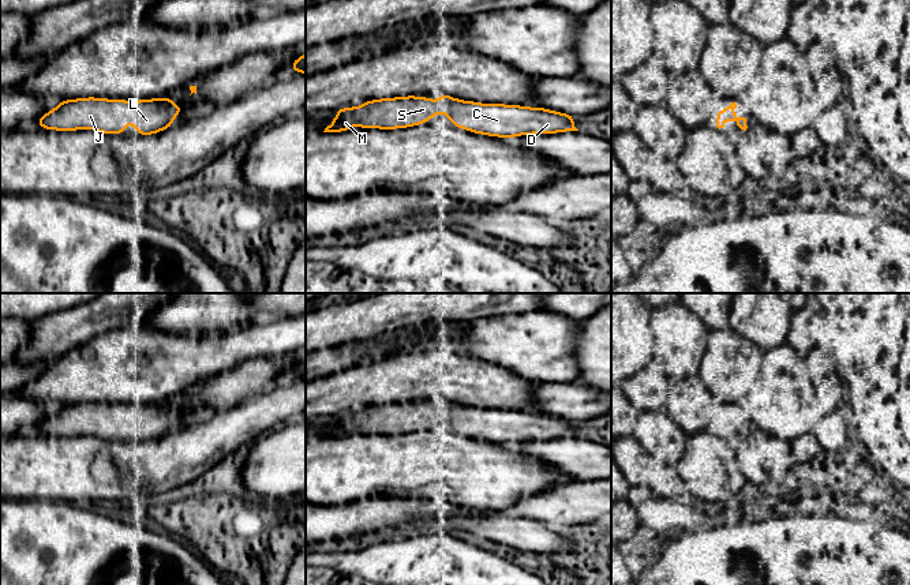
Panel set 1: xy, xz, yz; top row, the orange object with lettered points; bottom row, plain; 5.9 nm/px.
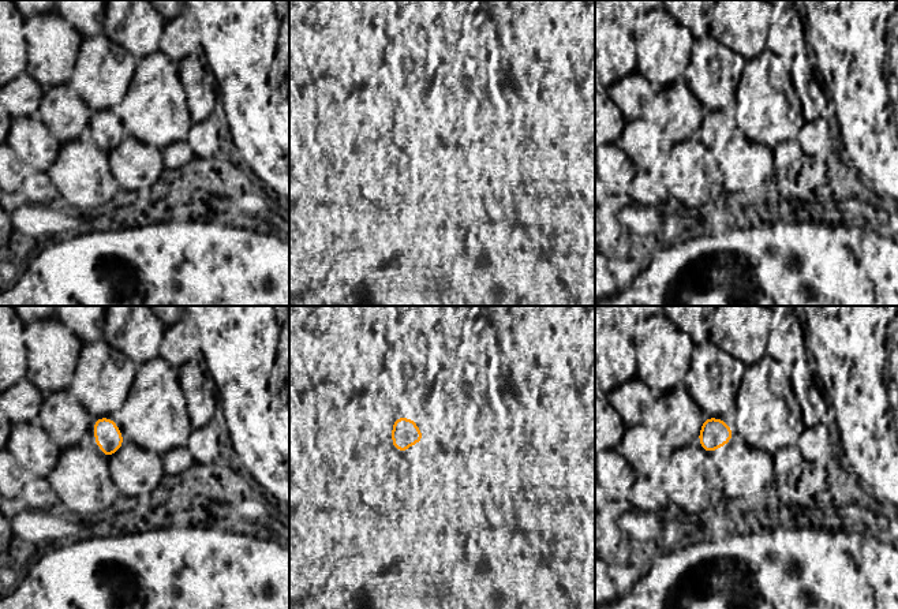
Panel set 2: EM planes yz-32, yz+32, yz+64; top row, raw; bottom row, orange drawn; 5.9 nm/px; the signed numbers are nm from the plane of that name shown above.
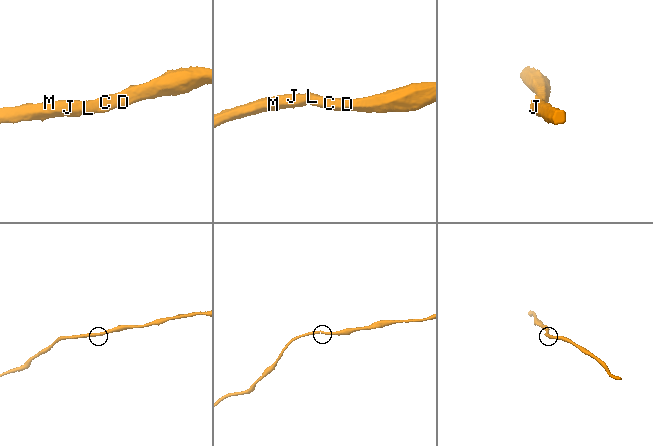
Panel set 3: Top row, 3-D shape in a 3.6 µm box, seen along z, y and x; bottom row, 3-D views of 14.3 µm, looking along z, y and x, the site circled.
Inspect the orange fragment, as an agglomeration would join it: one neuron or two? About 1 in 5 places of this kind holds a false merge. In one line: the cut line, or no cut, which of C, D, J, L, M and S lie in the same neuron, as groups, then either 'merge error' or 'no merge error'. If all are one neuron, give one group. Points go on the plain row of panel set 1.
no cut; C D J L M S; no merge error

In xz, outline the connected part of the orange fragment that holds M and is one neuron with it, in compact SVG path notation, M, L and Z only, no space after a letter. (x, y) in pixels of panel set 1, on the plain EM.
M443 397L438 406L417 401L378 404L355 415L345 412L336 417L323 438L345 438L353 430L357 434L409 434L430 427L438 417L447 421L457 434L495 443L578 436L573 420L547 413L463 406Z

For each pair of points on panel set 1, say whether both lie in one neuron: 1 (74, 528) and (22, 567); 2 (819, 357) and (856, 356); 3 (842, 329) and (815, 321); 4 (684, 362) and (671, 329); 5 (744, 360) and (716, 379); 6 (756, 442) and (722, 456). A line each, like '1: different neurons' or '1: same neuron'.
1: same neuron
2: different neurons
3: different neurons
4: same neuron
5: same neuron
6: different neurons

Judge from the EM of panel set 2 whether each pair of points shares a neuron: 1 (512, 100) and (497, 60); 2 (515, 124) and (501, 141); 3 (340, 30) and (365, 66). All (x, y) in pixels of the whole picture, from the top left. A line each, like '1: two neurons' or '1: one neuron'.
1: one neuron
2: one neuron
3: one neuron

